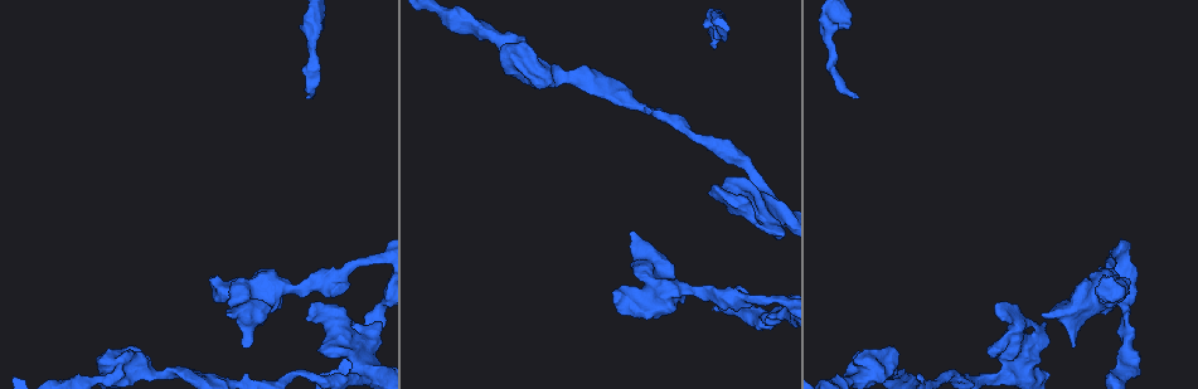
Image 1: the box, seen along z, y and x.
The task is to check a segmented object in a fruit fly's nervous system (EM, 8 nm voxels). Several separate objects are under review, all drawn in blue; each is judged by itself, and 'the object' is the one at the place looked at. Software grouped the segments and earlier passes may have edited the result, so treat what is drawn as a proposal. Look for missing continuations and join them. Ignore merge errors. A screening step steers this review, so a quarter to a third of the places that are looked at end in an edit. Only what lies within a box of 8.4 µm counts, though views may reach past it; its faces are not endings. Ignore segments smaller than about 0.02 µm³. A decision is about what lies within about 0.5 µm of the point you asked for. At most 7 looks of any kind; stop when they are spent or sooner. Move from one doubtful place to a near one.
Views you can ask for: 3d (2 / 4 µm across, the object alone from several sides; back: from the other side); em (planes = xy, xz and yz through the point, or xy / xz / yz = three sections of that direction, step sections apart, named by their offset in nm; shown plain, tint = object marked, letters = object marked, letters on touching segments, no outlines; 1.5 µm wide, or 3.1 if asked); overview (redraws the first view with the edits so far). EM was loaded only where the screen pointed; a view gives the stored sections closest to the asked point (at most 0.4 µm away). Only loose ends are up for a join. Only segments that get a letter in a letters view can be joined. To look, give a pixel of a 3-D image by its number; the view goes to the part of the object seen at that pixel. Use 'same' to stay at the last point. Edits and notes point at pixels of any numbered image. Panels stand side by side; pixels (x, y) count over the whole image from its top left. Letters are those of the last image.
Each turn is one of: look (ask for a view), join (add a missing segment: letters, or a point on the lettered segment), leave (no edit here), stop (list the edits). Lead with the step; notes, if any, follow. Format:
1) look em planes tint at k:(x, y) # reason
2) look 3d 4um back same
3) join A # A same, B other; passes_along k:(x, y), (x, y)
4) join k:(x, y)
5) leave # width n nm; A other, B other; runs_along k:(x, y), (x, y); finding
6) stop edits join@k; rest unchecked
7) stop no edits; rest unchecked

look 3d 4um at 1:(311, 302) # free end

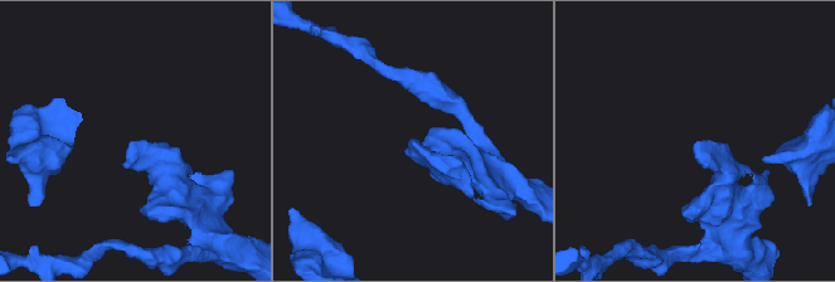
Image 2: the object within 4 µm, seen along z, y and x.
look em planes letters at 2:(131, 141) # shape alone is not enough

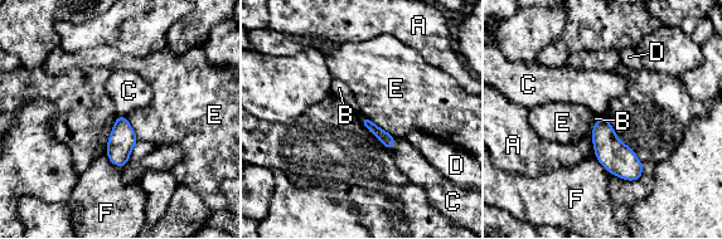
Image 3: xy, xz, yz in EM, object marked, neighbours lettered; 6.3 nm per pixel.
leave # A other, B other, C other, D other, E other, F other; none of them fits

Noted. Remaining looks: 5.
look 3d 4um at 1:(1074, 342) # an open end

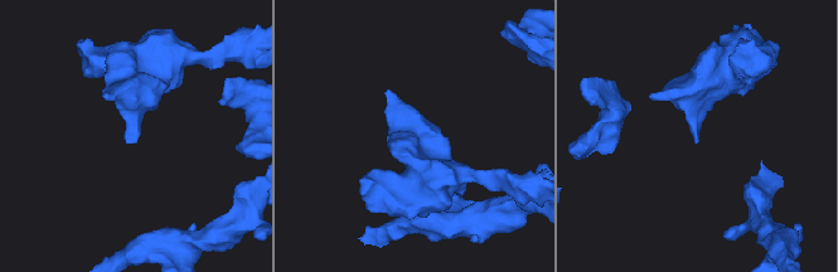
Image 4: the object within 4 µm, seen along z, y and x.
look em planes letters at 4:(696, 139)

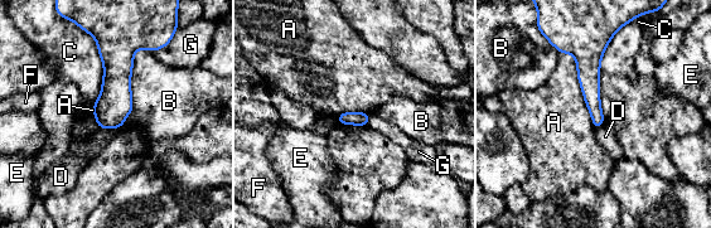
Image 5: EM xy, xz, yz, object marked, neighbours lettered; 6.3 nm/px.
leave # A other, B other, C other, D other, E other, F other, G other; border 5:(560, 52), (576, 62), (595, 129); no lettered segment goes on from it

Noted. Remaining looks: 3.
look em xy step 8 plain at 1:(212, 277) # an open end

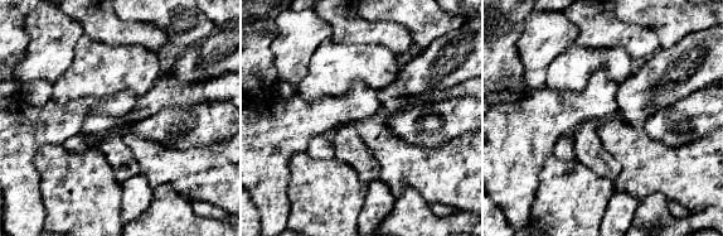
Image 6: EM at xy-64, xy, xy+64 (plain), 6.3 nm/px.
look em xy step 8 letters same

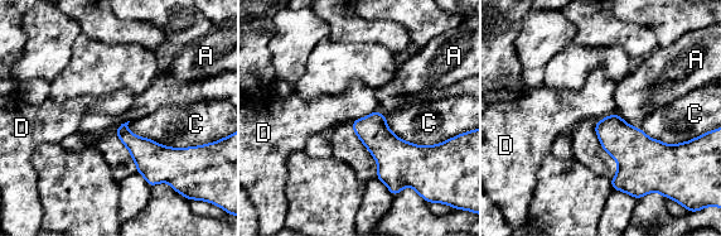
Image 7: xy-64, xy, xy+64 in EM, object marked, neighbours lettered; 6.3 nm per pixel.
leave # A other, C other, D other; border 7:(377, 109), (351, 123); no lettered segment goes on from it

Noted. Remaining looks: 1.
stop no edits; rest unchecked

